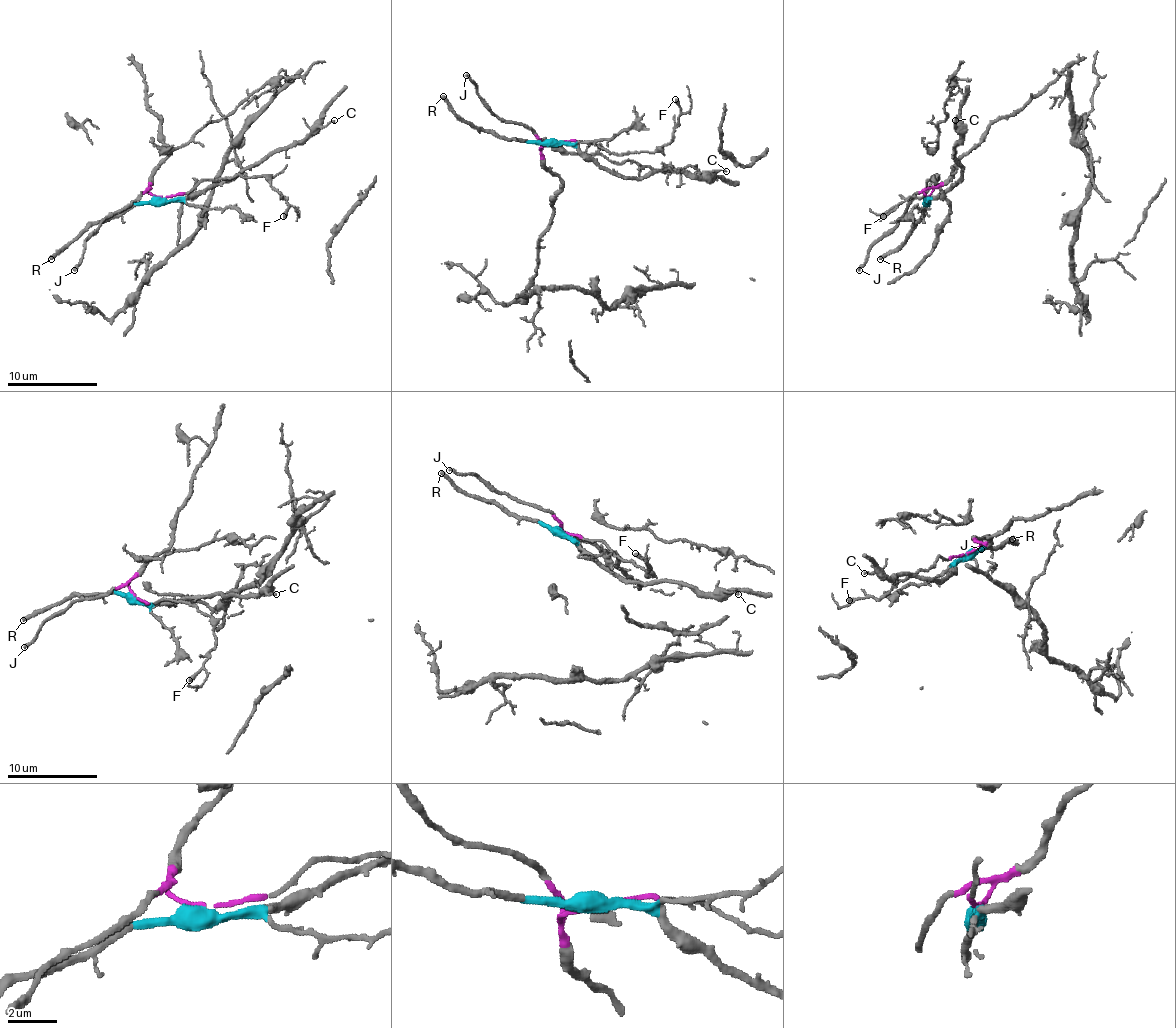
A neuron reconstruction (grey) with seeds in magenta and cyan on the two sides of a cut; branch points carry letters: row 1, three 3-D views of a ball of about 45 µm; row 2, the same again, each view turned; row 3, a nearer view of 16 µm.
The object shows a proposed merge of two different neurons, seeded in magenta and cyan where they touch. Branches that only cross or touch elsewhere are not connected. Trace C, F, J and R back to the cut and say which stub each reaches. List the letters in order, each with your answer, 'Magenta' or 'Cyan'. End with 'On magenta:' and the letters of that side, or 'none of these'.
C: Cyan
F: Magenta
J: Magenta
R: Cyan
On magenta: F, J

